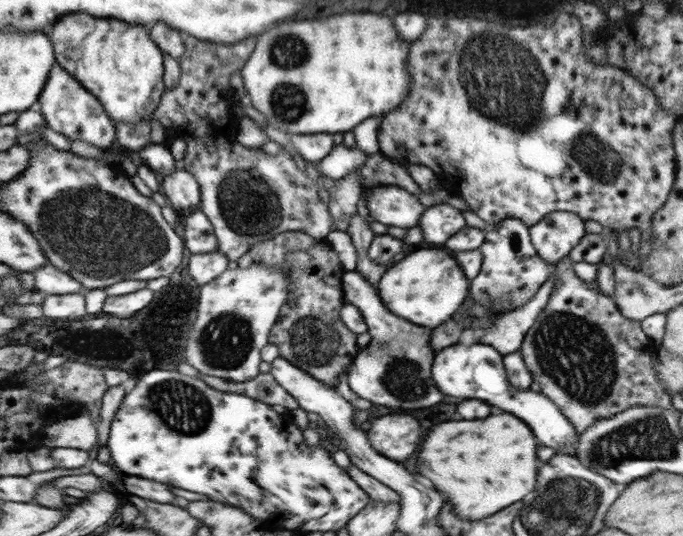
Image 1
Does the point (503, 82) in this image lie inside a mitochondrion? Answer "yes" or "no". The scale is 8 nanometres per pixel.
yes

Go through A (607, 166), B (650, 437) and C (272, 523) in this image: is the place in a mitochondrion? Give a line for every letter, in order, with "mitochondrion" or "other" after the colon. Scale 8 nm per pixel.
A: mitochondrion
B: mitochondrion
C: other

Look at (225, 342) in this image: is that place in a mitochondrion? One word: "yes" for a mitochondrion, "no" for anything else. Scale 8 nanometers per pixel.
yes

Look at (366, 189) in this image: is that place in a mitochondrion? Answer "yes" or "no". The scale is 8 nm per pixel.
no

